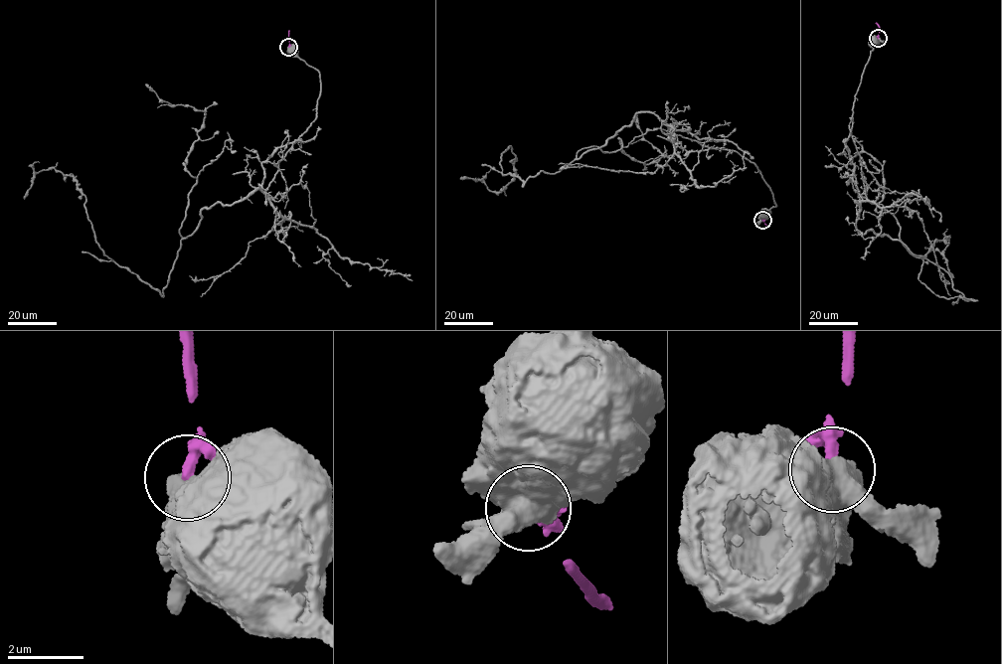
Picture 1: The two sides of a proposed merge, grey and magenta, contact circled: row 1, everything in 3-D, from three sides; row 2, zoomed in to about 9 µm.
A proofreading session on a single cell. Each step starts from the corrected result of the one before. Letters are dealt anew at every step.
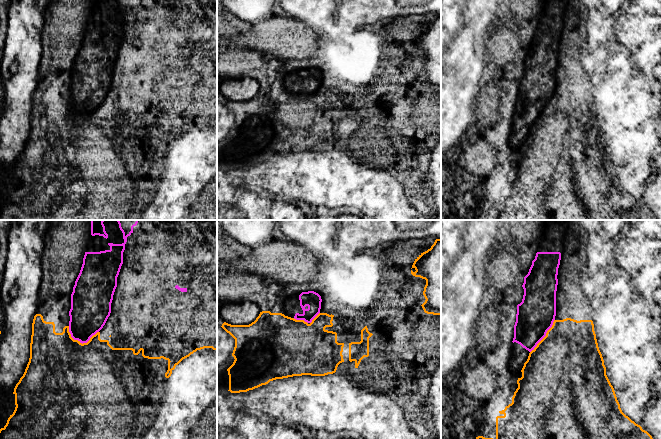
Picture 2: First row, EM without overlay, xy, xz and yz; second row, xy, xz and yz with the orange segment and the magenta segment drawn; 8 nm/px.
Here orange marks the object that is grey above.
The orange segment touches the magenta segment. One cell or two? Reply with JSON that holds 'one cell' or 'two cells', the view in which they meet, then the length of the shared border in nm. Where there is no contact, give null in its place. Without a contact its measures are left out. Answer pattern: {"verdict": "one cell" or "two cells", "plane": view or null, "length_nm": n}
{"verdict": "two cells", "plane": "xy", "length_nm": 260}

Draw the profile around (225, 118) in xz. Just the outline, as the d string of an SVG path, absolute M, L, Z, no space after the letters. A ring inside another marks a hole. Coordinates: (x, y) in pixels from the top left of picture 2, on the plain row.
M217 102L217 142L234 138L232 132L235 123L235 115L221 102Z

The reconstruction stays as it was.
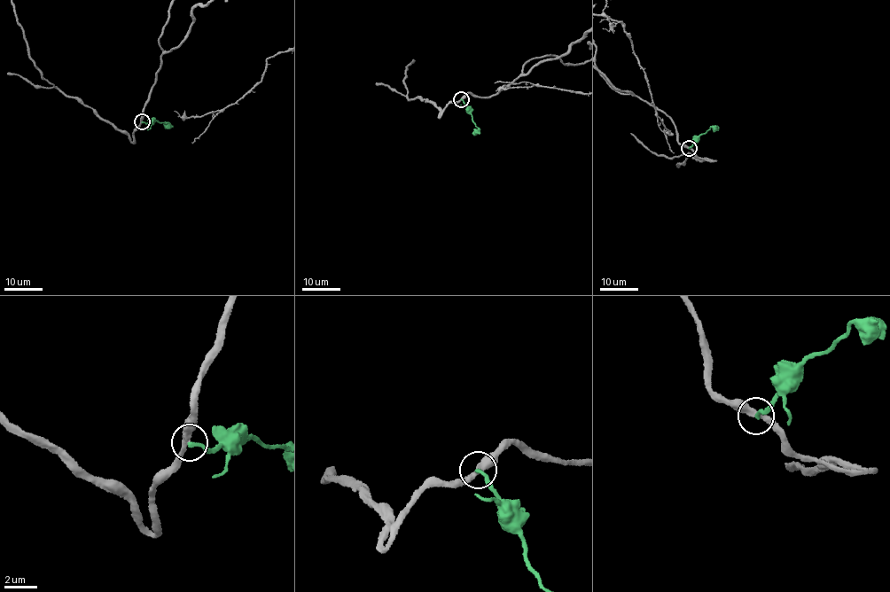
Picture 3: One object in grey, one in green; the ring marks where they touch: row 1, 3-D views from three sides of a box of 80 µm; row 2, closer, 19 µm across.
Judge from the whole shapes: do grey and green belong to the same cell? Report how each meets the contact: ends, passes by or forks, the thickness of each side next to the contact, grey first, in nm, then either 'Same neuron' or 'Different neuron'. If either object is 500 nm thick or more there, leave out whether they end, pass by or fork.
At the ring grey passes by. At the ring green ends. Thickness 360 nm (grey) against 220 nm. Different neuron

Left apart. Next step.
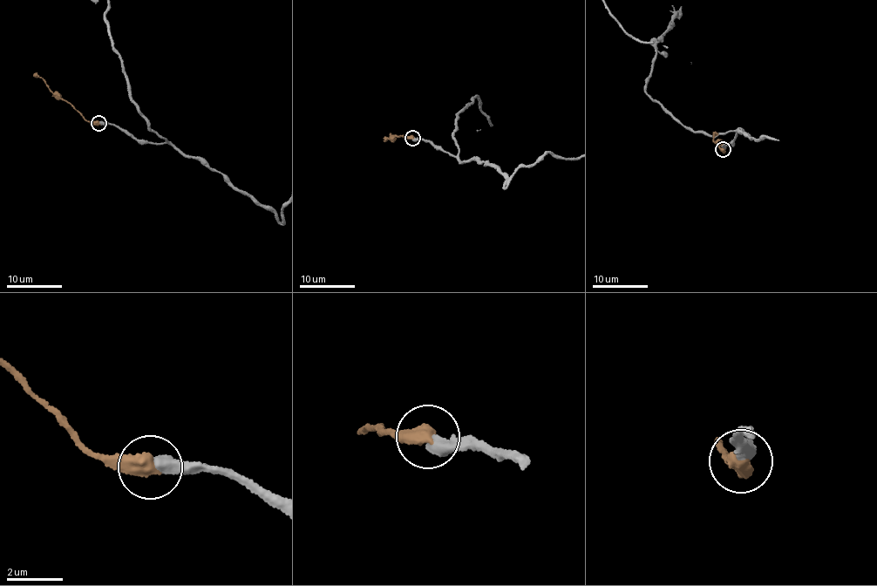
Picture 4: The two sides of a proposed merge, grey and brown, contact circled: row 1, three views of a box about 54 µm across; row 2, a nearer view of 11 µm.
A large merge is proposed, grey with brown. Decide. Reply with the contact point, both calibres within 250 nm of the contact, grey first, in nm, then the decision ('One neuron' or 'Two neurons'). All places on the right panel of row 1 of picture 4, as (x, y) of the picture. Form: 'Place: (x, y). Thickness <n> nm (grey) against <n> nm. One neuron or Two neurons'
Place: (723, 149). Thickness 480 nm (grey) against 550 nm. Two neurons

